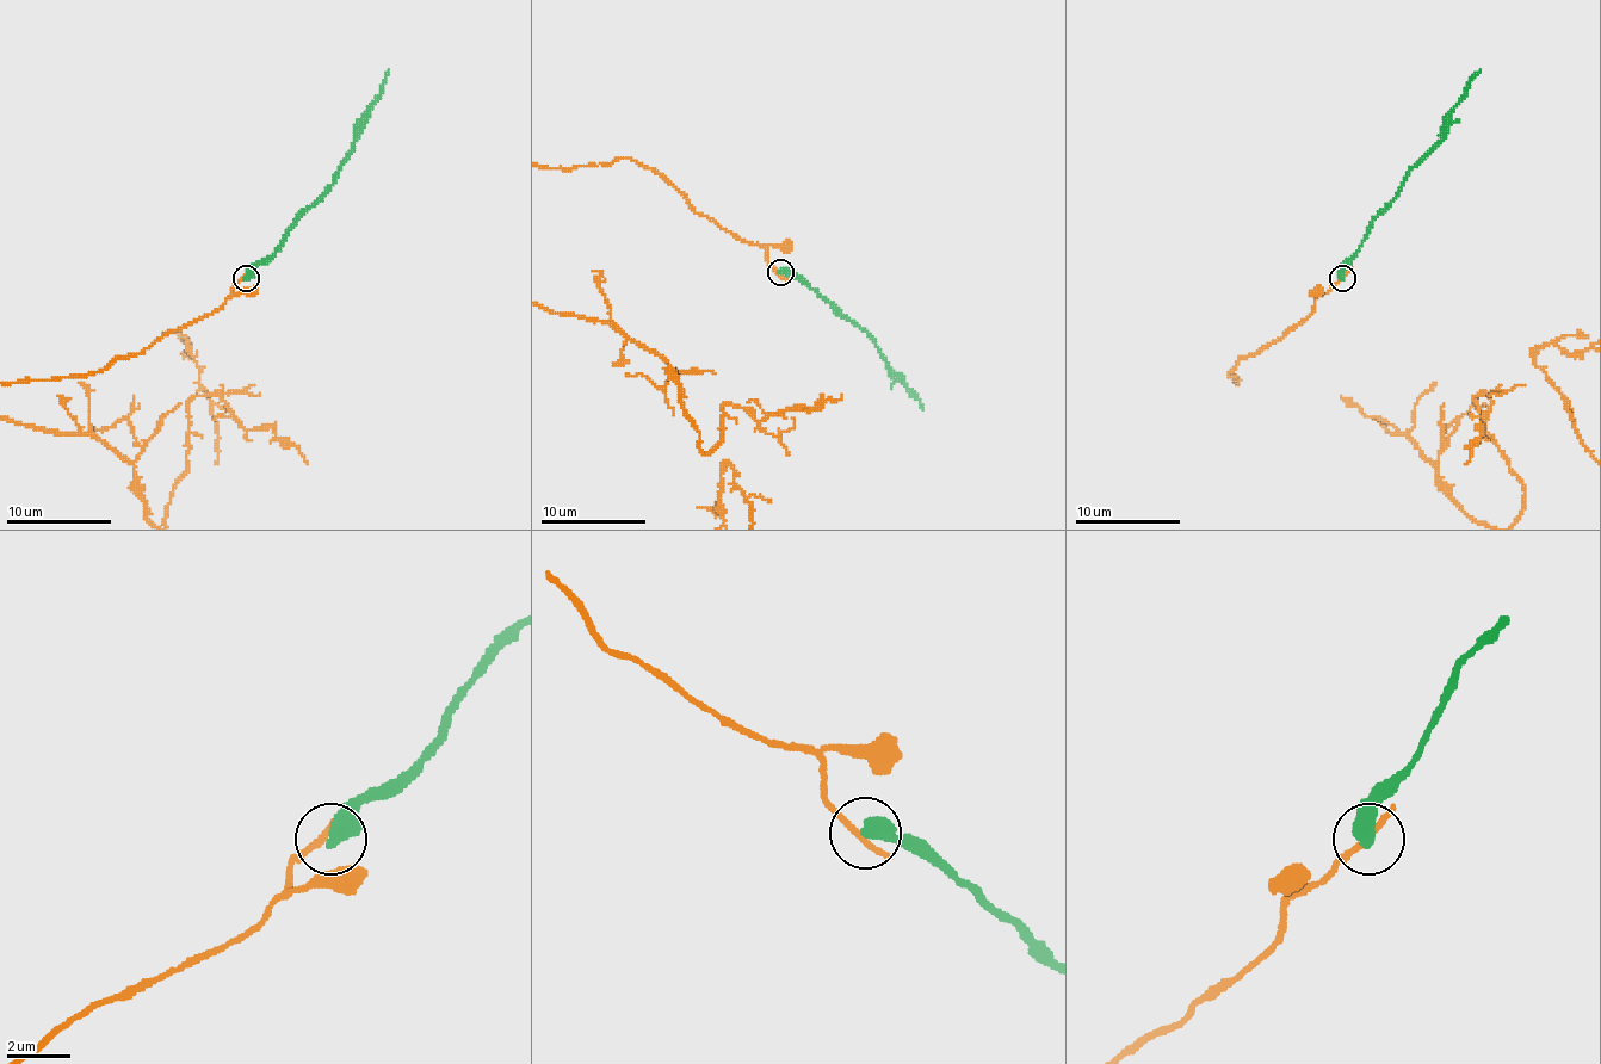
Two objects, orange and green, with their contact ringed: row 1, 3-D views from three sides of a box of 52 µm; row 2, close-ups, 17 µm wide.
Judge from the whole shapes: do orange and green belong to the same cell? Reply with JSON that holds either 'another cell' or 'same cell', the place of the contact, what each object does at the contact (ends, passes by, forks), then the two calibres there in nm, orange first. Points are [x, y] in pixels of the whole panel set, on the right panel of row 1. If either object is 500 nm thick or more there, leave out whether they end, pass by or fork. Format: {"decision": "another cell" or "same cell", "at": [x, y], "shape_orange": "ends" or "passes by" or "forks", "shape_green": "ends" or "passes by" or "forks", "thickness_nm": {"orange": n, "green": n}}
{"decision": "another cell", "at": [1342, 278], "thickness_nm": {"orange": 180, "green": 500}}

